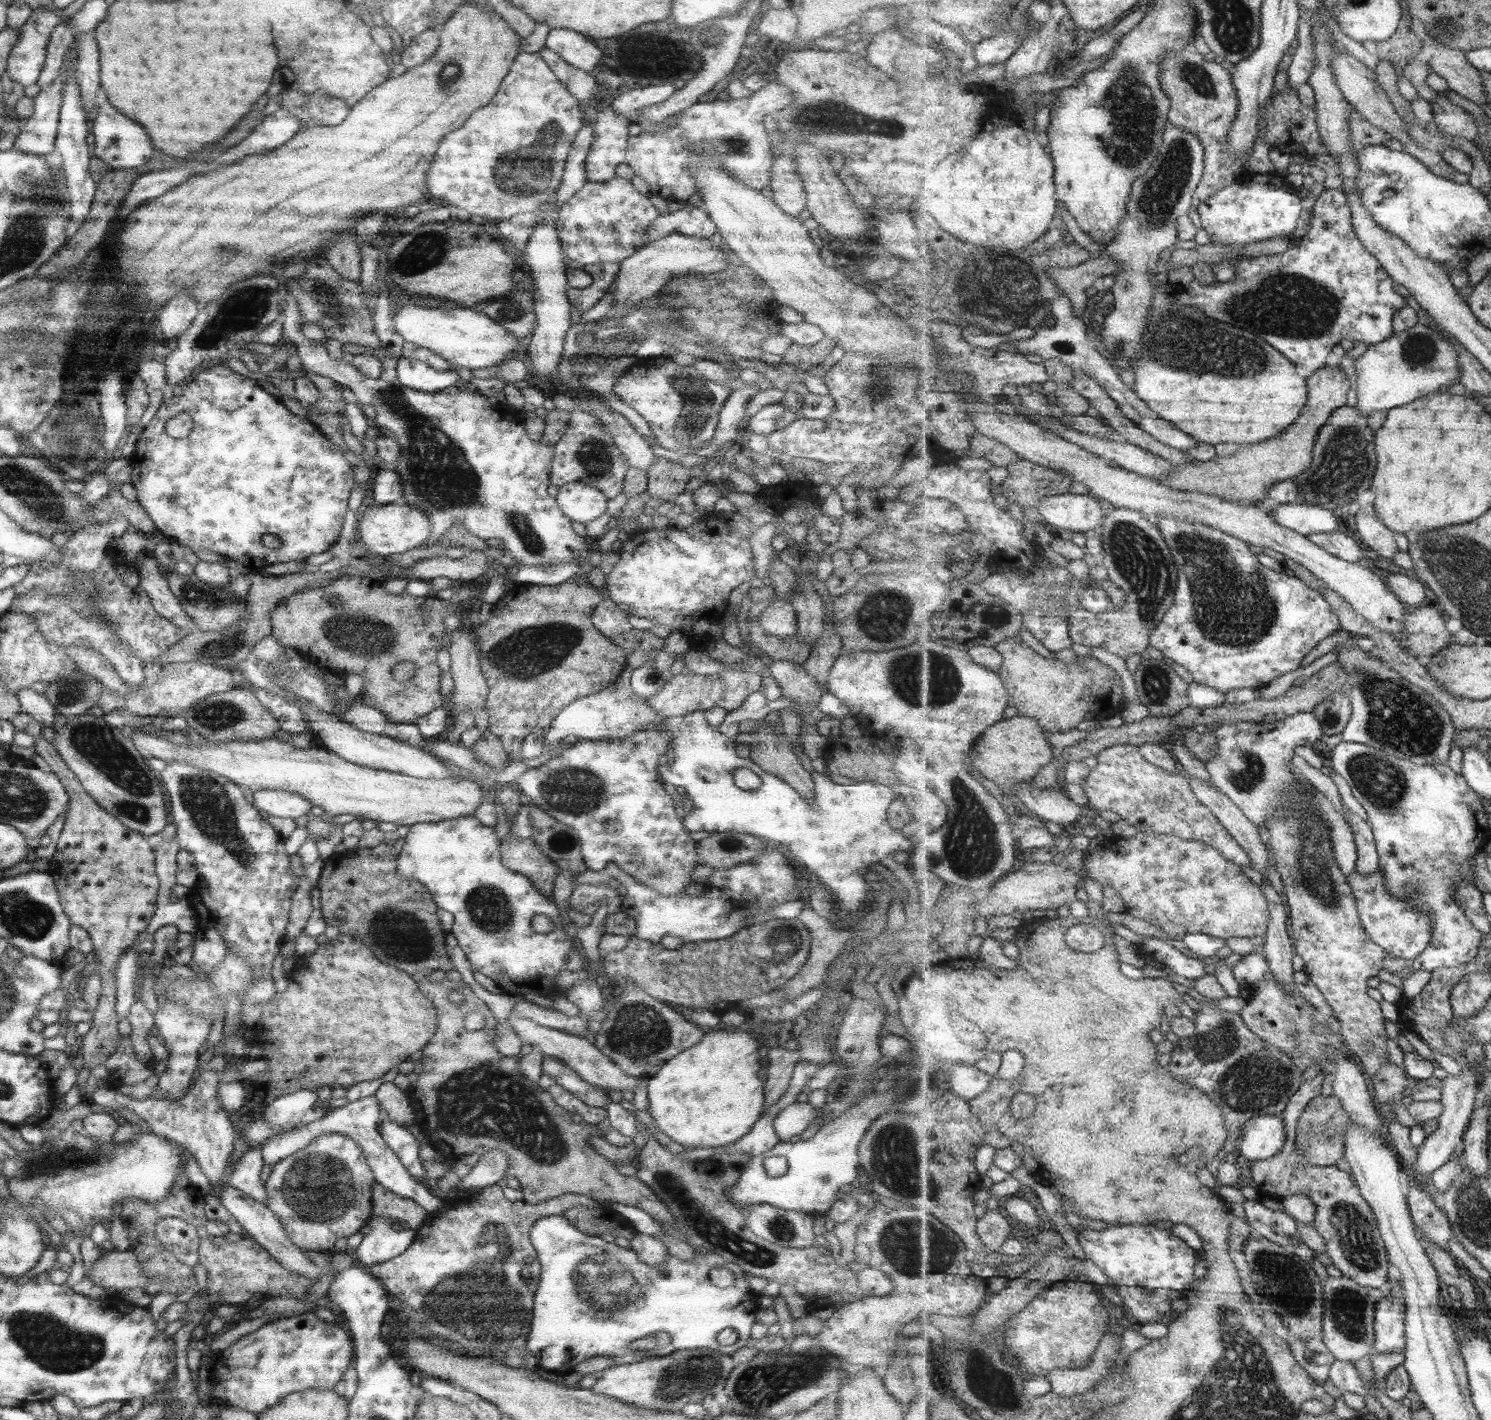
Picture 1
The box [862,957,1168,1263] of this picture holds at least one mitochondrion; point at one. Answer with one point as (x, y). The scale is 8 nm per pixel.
(898, 1162)

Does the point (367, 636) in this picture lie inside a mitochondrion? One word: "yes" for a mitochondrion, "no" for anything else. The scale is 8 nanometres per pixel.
yes

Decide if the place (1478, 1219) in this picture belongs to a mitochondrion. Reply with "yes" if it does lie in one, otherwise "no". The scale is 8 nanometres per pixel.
yes

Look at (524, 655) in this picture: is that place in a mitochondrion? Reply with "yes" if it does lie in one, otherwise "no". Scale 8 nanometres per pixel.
yes

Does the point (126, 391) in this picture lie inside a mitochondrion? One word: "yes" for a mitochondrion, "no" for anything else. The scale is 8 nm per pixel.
no

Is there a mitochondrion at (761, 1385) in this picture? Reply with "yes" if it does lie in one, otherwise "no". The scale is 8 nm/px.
yes

